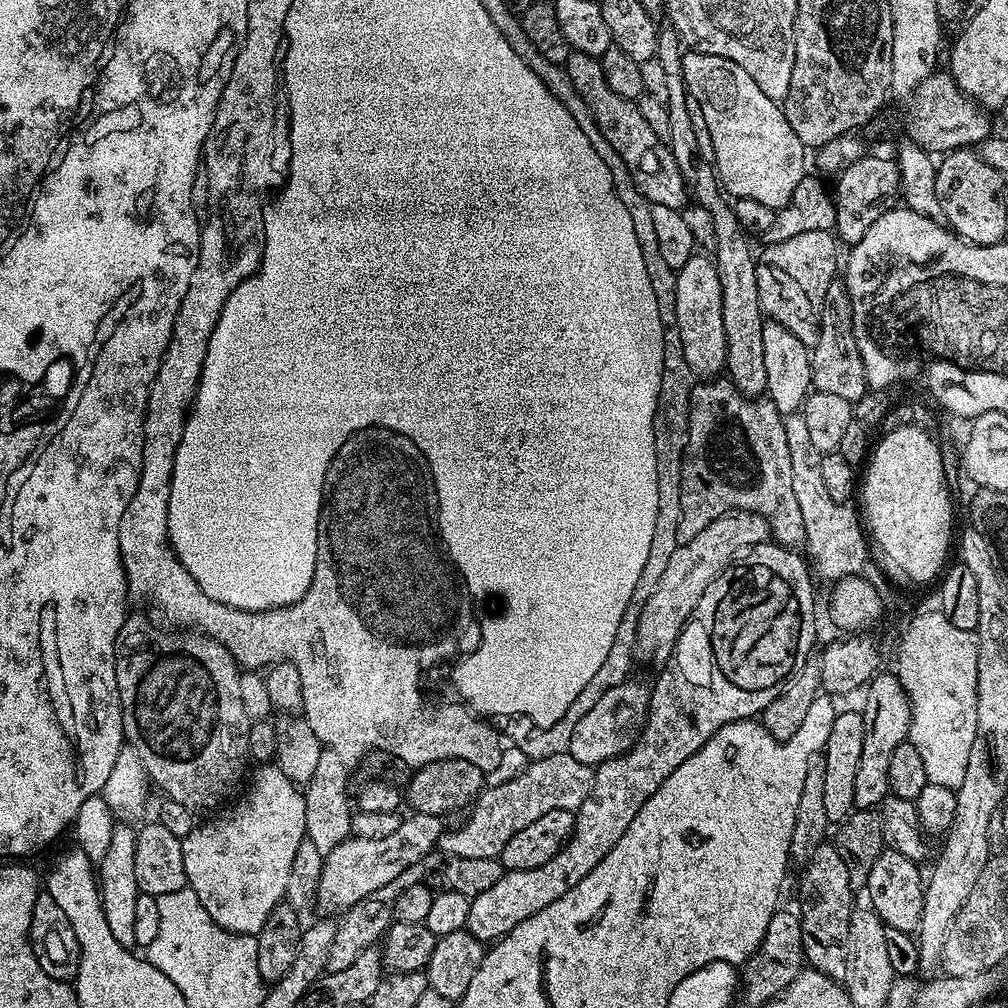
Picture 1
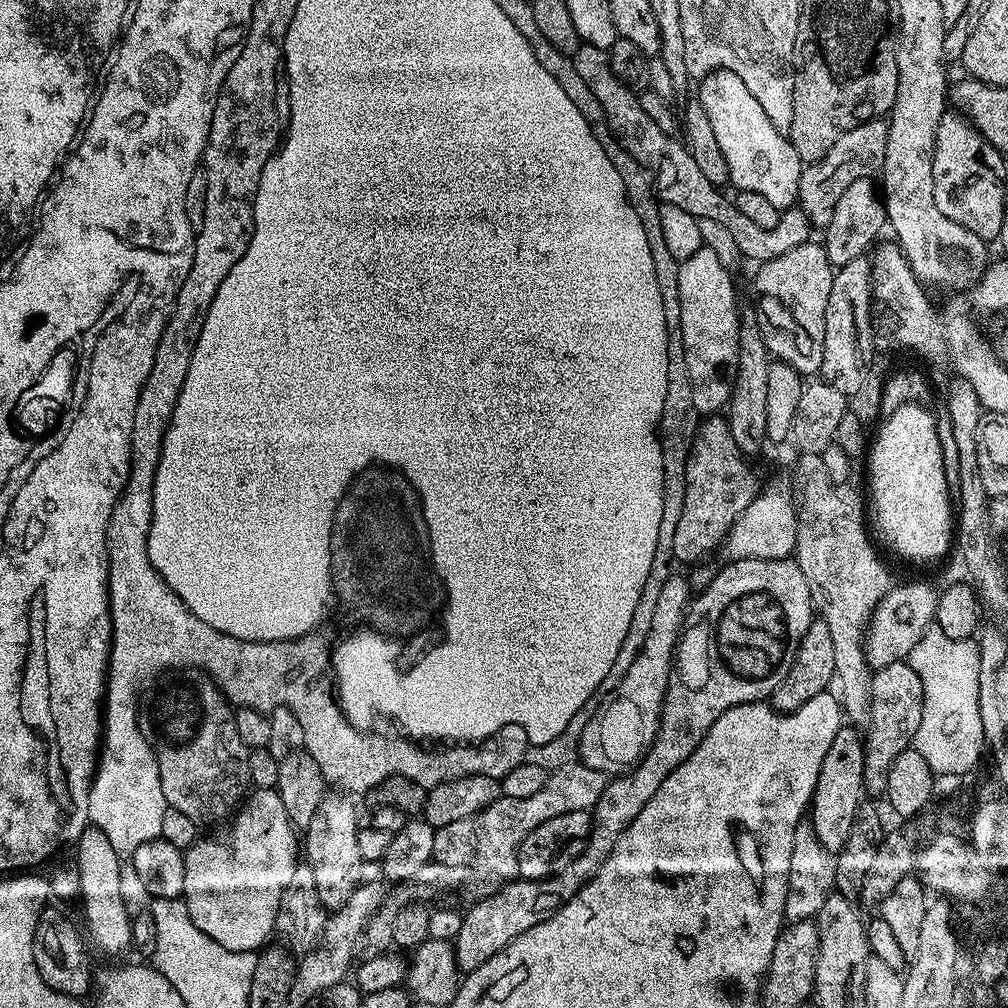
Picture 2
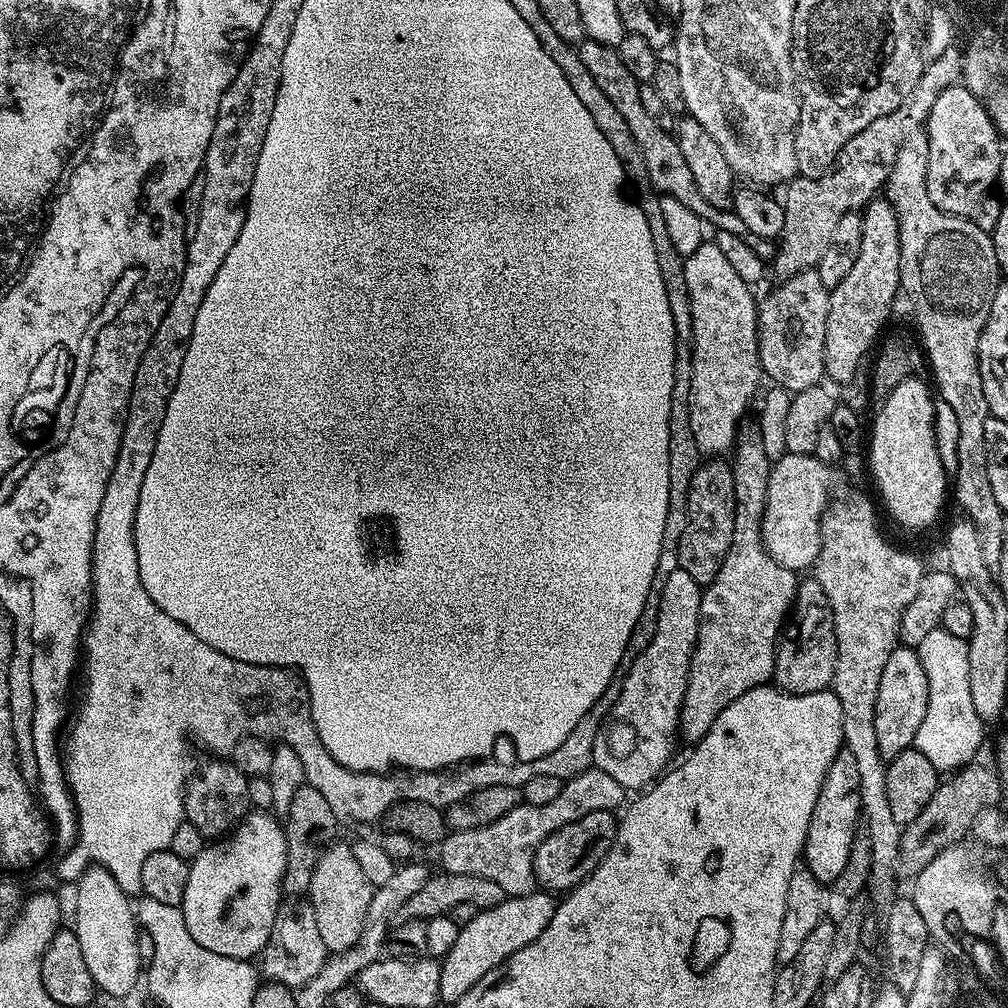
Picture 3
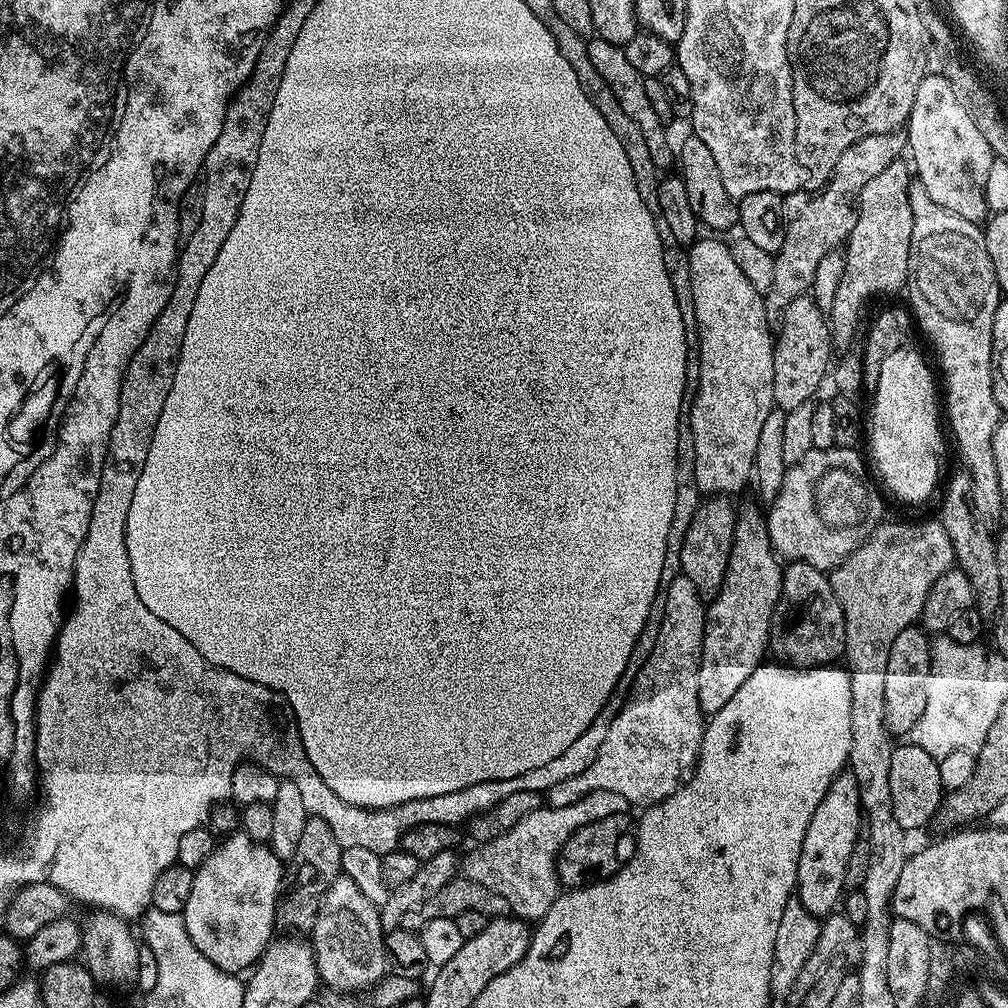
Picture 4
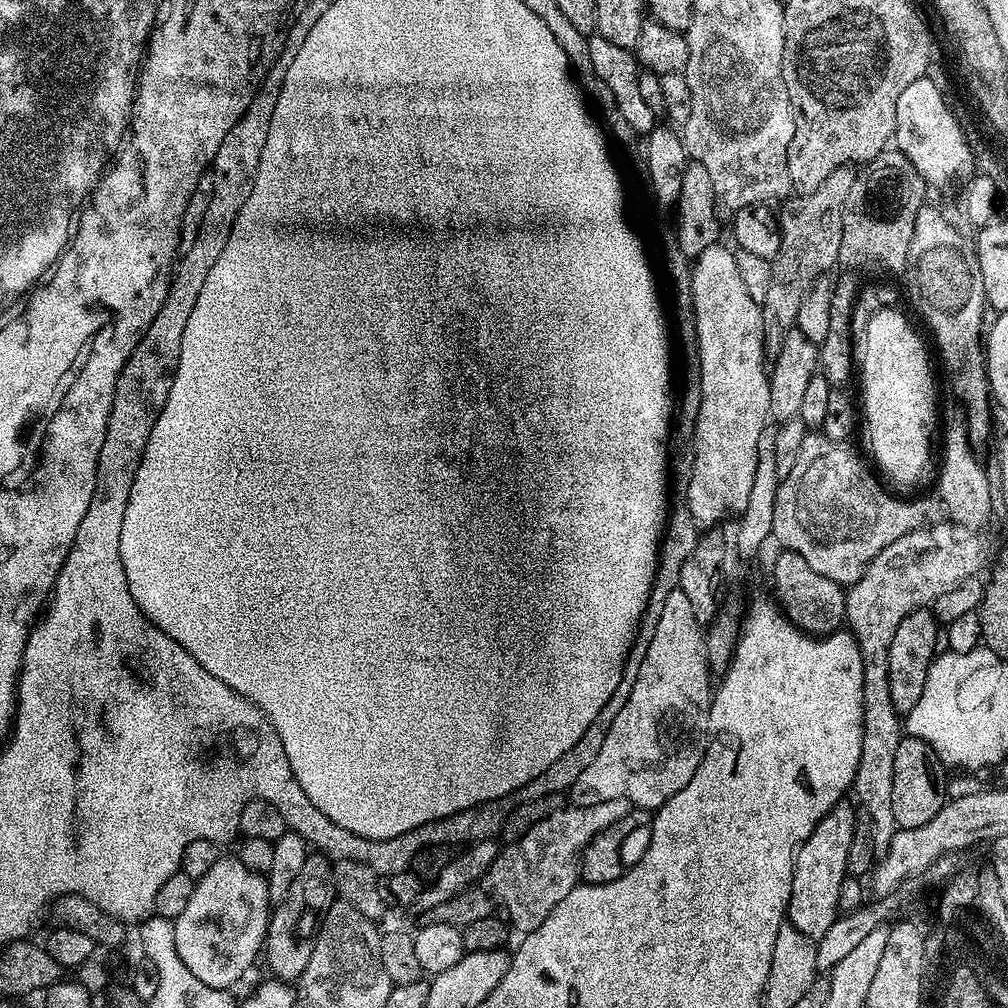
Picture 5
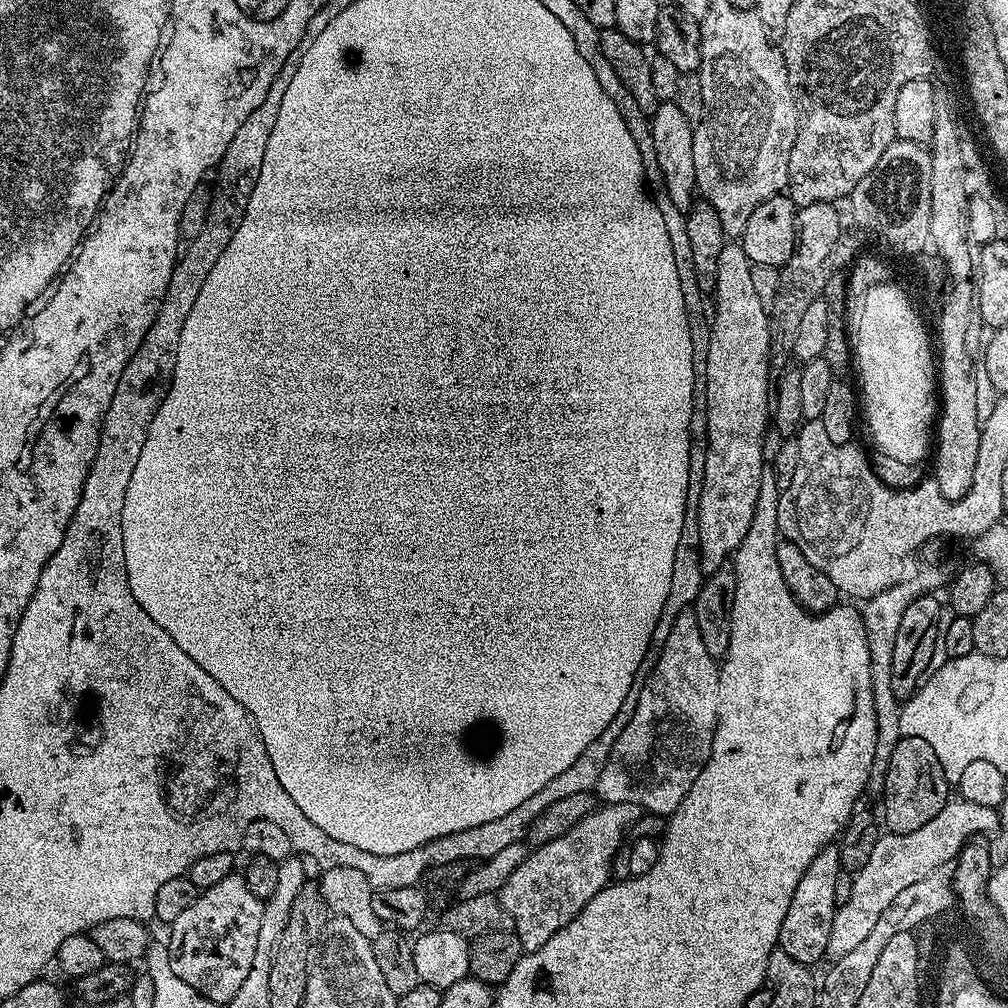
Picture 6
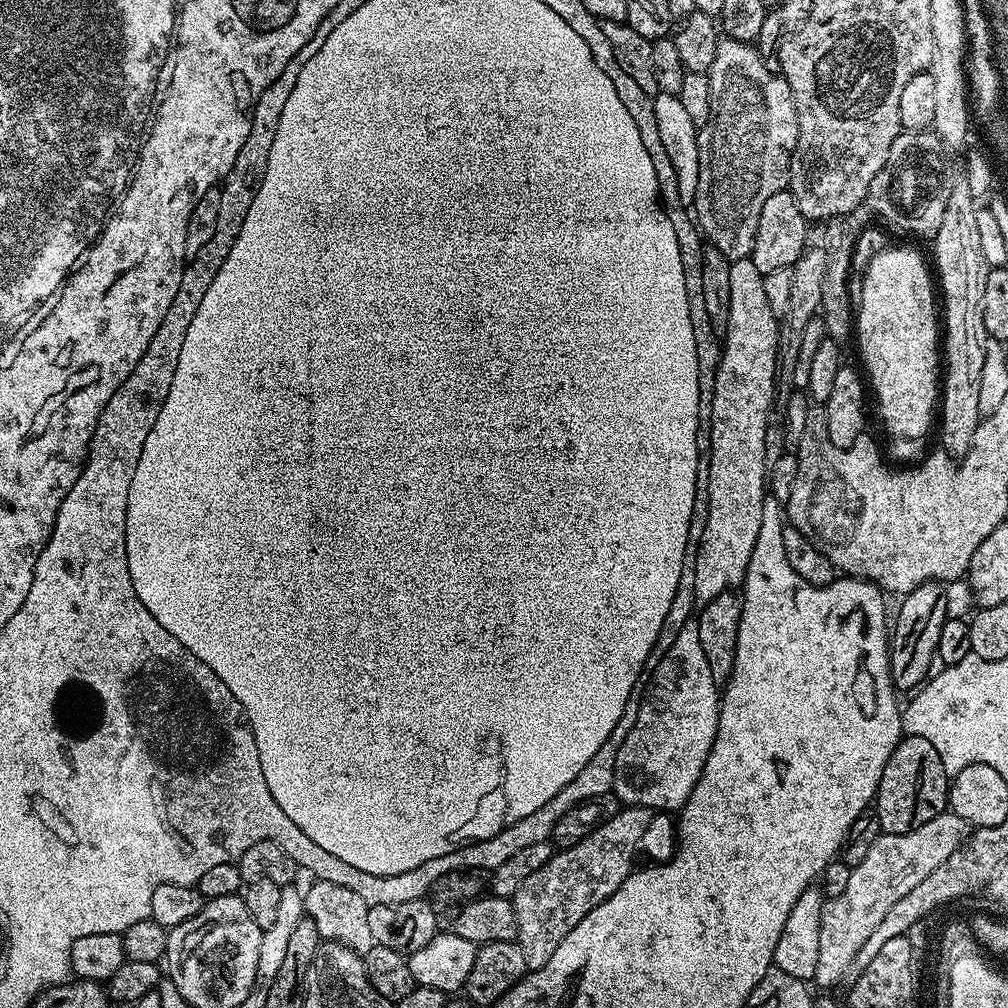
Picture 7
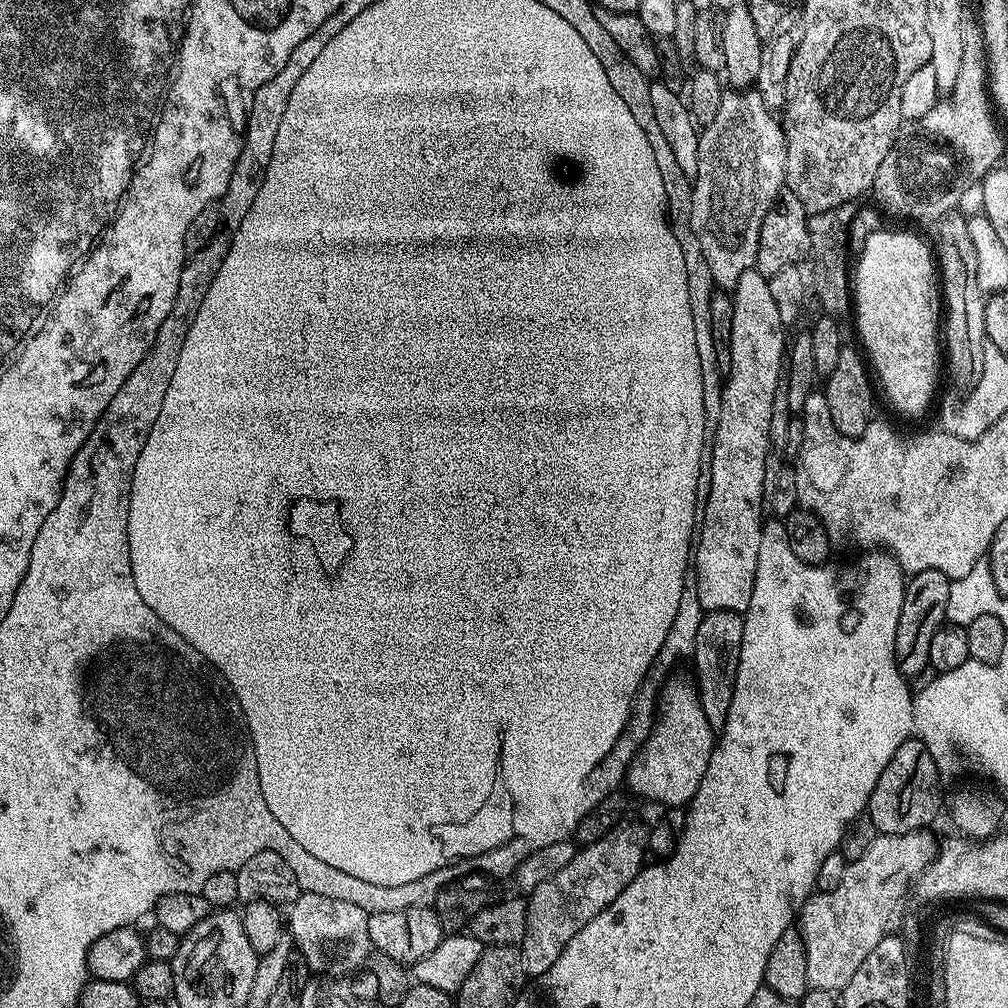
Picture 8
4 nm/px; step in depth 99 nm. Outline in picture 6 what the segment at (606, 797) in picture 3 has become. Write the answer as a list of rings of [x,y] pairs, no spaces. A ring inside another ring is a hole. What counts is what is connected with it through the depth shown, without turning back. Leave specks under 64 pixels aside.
[[[630,802],[604,804],[596,811],[586,814],[578,826],[566,830],[554,842],[546,842],[540,848],[532,848],[526,859],[506,880],[498,891],[498,899],[506,914],[510,914],[512,927],[516,937],[520,940],[520,947],[525,953],[539,952],[542,946],[550,942],[573,920],[573,918],[594,898],[603,888],[609,887],[612,876],[612,859],[621,851],[624,840],[624,831],[631,829],[640,821],[642,809]]]

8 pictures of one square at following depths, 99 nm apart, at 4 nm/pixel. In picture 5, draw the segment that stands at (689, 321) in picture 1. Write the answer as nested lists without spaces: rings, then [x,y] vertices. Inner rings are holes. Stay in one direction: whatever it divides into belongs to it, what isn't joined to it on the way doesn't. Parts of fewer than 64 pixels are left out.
[[[726,243],[708,246],[695,259],[696,303],[700,316],[701,348],[704,353],[704,411],[700,419],[699,459],[694,462],[694,474],[686,486],[686,505],[700,530],[723,525],[723,520],[739,518],[748,511],[750,490],[758,470],[758,437],[770,423],[770,372],[764,350],[764,313],[762,306],[750,298],[746,282],[738,270],[735,251]]]

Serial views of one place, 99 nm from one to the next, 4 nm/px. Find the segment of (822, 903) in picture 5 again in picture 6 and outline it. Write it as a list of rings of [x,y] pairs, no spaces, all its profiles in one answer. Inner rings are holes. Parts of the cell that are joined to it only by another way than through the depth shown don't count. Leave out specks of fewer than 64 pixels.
[[[832,846],[820,849],[820,854],[812,857],[812,863],[804,866],[802,878],[796,880],[794,894],[788,897],[786,918],[780,920],[779,951],[788,952],[795,960],[805,962],[825,959],[828,956],[828,928],[834,926],[837,909],[834,884],[840,870],[838,852]]]

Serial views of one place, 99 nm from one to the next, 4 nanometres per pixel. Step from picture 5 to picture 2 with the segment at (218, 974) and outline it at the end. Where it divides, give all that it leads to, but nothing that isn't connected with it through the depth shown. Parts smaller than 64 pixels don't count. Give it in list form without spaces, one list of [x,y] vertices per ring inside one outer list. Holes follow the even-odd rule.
[[[275,788],[255,789],[250,805],[233,815],[228,826],[228,830],[220,834],[199,837],[185,851],[186,877],[183,899],[192,922],[208,934],[212,941],[230,951],[255,953],[269,943],[268,935],[271,937],[276,931],[278,902],[298,863],[298,829],[290,822],[286,806],[282,806],[282,798]]]

